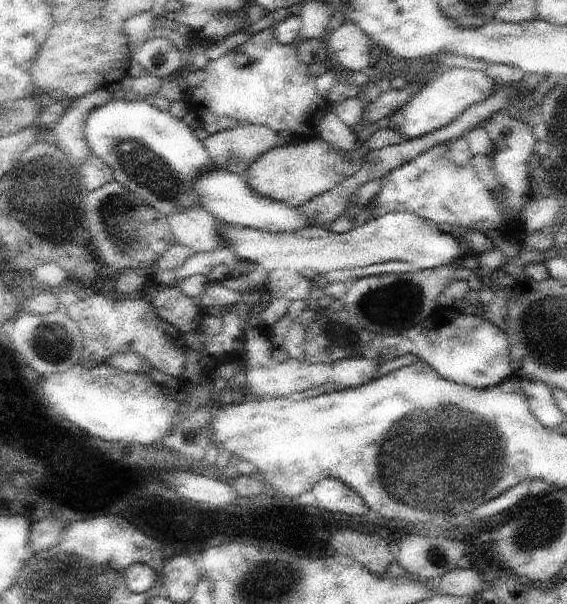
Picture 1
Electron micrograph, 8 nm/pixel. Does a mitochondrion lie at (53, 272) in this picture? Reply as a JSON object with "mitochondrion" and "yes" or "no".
{"mitochondrion":"no"}

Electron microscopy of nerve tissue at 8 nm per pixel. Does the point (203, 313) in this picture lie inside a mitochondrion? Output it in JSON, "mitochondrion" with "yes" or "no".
{"mitochondrion":"no"}

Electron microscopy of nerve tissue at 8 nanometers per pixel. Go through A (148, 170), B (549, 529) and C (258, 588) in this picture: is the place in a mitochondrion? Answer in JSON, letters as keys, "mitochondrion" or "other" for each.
{"A":"mitochondrion","B":"mitochondrion","C":"mitochondrion"}

